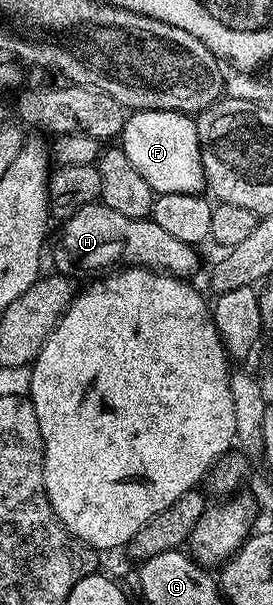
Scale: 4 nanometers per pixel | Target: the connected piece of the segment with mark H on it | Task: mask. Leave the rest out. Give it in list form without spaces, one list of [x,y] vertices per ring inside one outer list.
[[[95,202],[84,206],[72,214],[61,225],[62,237],[58,240],[58,260],[71,273],[74,272],[102,272],[98,274],[110,274],[122,269],[149,269],[151,272],[161,272],[170,277],[190,278],[190,275],[198,268],[199,249],[188,242],[179,242],[172,234],[167,234],[161,226],[156,226],[152,219],[136,220],[124,218],[124,214],[112,210],[106,204]]]

